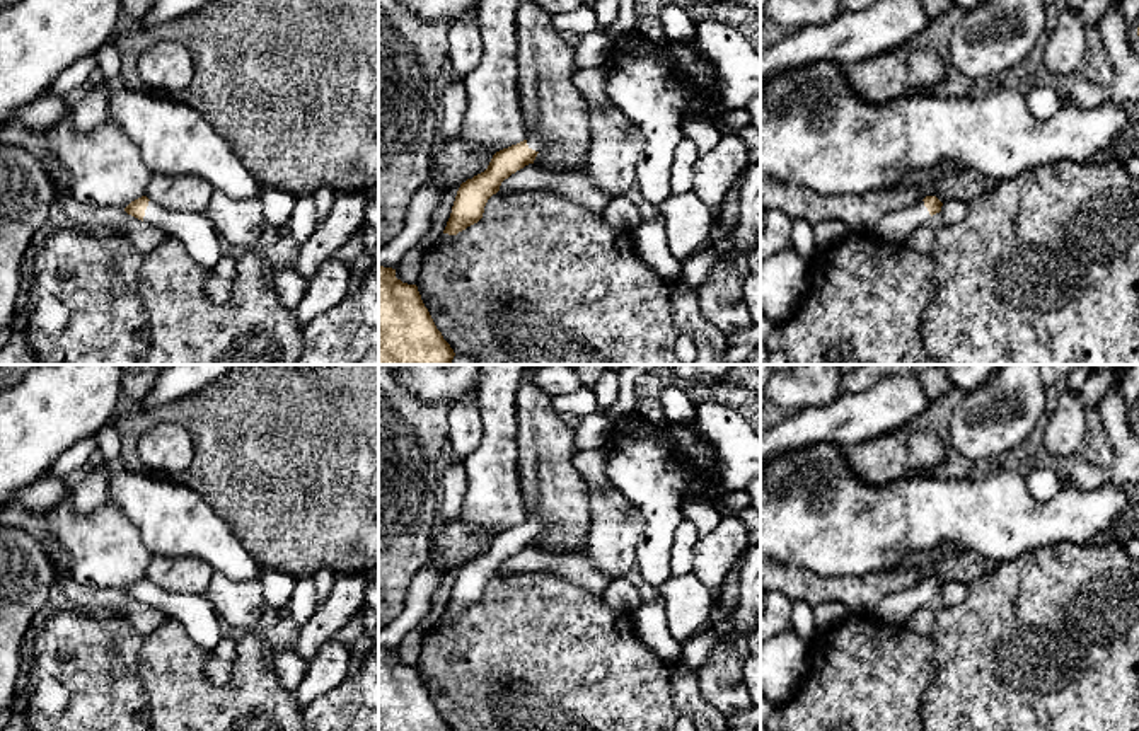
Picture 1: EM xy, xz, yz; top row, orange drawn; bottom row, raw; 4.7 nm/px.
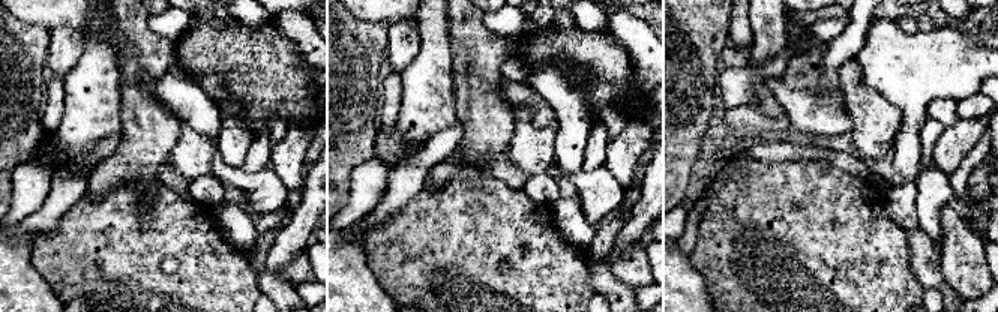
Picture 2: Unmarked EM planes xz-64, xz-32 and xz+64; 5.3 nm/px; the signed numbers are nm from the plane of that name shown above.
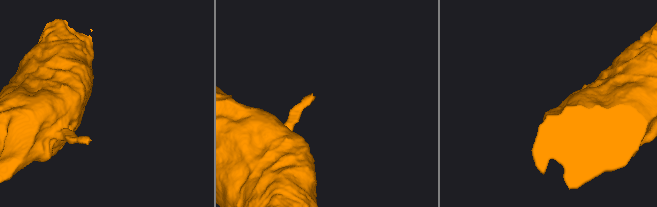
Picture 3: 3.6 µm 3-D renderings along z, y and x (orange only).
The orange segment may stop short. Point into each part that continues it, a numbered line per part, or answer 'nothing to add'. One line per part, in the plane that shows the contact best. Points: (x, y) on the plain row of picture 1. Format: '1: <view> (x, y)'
1: xy (195, 612)

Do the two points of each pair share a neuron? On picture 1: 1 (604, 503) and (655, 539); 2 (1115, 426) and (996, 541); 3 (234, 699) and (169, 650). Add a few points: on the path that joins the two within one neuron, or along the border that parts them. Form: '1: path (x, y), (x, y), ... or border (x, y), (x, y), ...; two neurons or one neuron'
1: border (623, 495), (643, 520), (636, 564); two neurons
2: border (1066, 481), (1080, 488), (1107, 484); two neurons
3: path (217, 699), (212, 699), (179, 667); one neuron

